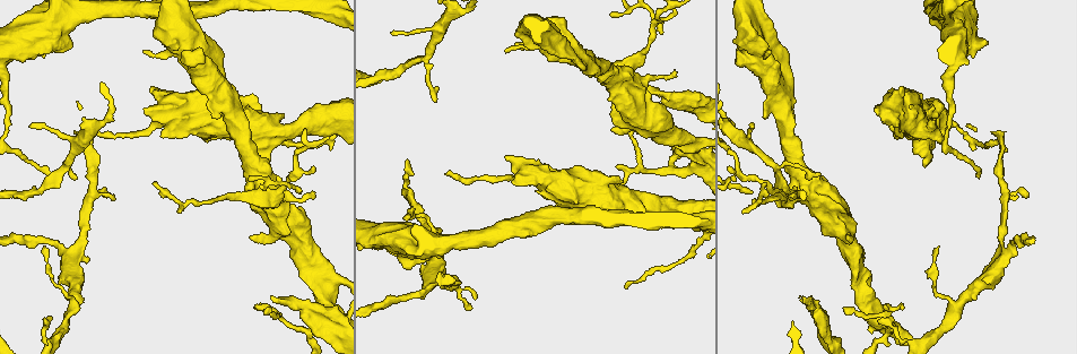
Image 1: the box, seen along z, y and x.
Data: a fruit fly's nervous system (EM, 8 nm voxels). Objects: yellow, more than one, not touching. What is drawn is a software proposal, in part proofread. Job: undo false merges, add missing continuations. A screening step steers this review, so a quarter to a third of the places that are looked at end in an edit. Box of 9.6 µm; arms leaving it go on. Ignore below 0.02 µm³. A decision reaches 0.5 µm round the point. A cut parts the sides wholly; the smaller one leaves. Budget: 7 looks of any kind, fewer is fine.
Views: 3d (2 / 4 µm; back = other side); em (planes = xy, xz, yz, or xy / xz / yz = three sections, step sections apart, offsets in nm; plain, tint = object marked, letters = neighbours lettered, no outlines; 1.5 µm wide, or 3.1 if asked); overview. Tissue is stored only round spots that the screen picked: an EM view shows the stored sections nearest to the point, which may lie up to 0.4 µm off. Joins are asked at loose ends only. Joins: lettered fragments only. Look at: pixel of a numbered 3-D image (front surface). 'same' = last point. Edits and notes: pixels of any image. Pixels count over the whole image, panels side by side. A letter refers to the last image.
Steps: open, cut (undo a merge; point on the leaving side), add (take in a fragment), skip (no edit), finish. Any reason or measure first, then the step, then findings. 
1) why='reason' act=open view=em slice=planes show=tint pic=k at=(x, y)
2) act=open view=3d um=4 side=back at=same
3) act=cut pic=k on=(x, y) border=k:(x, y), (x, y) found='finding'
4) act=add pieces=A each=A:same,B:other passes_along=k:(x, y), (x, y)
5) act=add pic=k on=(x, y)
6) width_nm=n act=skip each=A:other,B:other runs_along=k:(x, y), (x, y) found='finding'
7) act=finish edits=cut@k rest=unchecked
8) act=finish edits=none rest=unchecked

why='branch stops here' act=open view=em slice=planes show=letters pic=1 at=(902, 304)

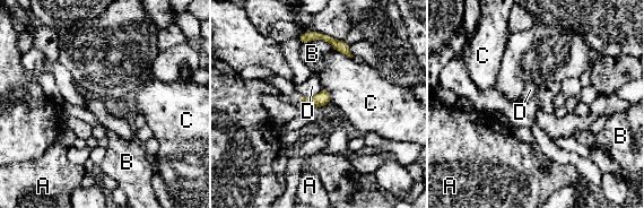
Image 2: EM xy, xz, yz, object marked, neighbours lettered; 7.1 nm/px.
act=skip each=A:other,B:other,C:other,D:other found='no lettered fragment goes on from it'

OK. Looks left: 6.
why='an open end' act=open view=em slice=planes show=plain pic=1 at=(803, 297)

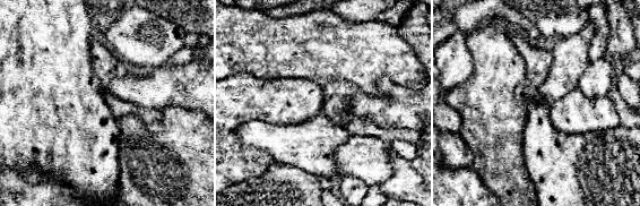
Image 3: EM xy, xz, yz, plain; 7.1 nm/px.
act=open view=em slice=planes show=letters at=same

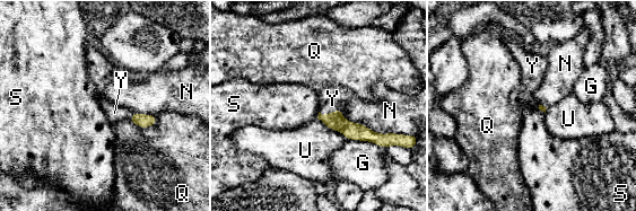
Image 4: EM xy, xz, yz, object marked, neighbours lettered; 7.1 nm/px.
act=add pieces=Y each=G:other,N:other,Q:other,S:other,U:other,Y:same passes_along=4:(334, 121), (331, 113), (332, 98) found='the neuron continues'

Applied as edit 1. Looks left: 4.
why='an open end' act=open view=em slice=planes show=letters pic=1 at=(77, 131)

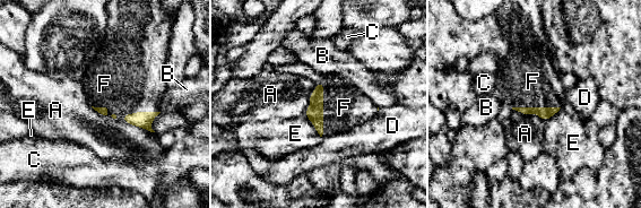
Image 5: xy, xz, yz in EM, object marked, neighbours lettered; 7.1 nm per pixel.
act=add pieces=F each=A:other,B:other,C:other,D:other,E:other,F:same passes_along=5:(314, 113), (322, 109), (344, 107) found='it goes on there'

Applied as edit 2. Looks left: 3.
act=finish edits=add@4,add@5 rest=unchecked

